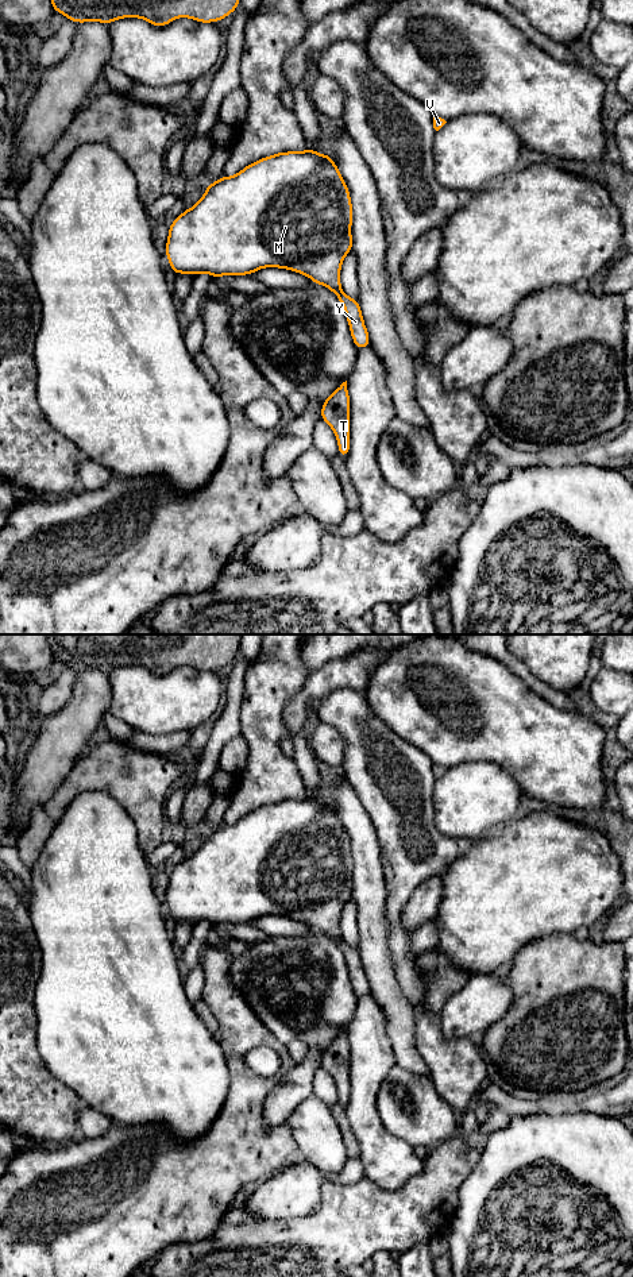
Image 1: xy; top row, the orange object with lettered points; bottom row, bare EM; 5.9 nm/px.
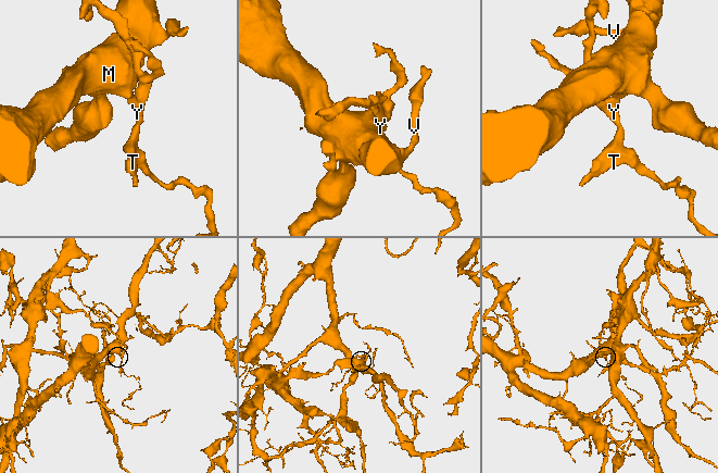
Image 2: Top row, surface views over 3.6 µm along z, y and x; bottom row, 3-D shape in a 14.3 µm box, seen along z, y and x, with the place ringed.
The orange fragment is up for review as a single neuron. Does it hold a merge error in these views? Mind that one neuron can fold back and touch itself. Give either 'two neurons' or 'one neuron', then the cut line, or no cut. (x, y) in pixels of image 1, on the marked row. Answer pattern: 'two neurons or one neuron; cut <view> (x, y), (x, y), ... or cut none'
two neurons; cut xy (342, 290), (336, 294)

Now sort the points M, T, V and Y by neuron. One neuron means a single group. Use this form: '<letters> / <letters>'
M V / T Y

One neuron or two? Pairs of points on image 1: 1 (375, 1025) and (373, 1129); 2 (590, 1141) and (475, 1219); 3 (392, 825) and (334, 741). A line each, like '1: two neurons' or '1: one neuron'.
1: one neuron
2: one neuron
3: two neurons

